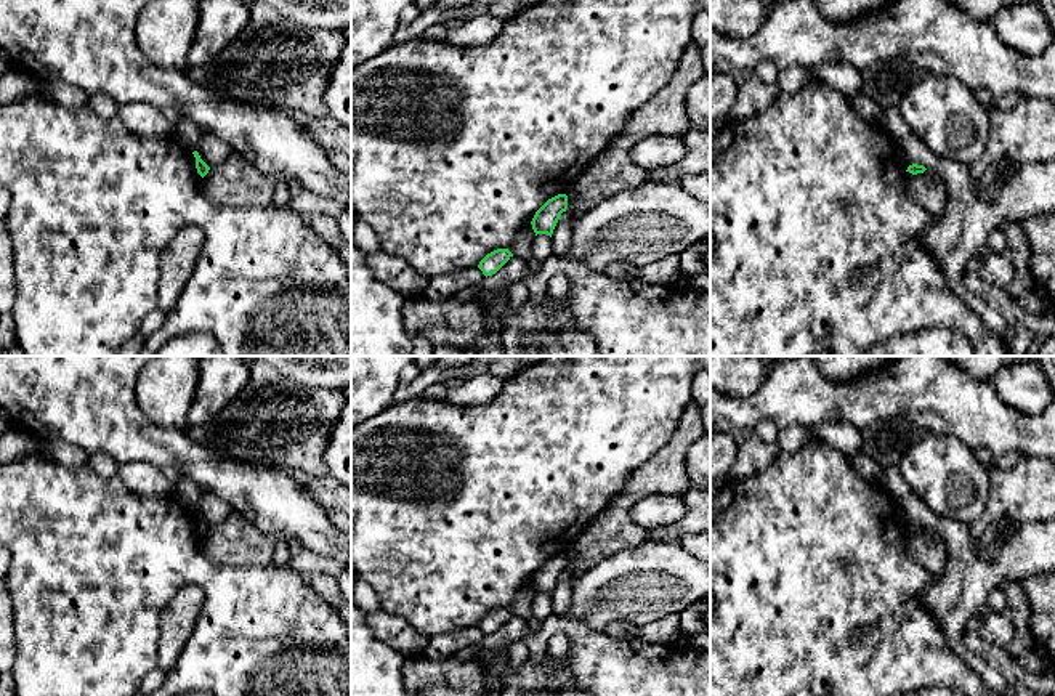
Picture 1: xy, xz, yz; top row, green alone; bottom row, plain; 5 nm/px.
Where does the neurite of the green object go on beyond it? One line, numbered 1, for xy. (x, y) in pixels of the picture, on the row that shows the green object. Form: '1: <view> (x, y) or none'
1: none

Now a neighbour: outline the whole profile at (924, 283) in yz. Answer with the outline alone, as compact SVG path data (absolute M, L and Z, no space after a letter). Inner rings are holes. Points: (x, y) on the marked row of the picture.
M810 80L797 93L779 93L760 114L747 119L730 119L710 135L710 237L715 249L710 255L710 356L866 356L880 342L927 329L949 329L968 338L973 356L1012 356L1010 343L952 292L948 281L920 245L919 236L936 218L916 204L906 191L907 167L896 140L883 123L864 122L850 99L819 80Z

